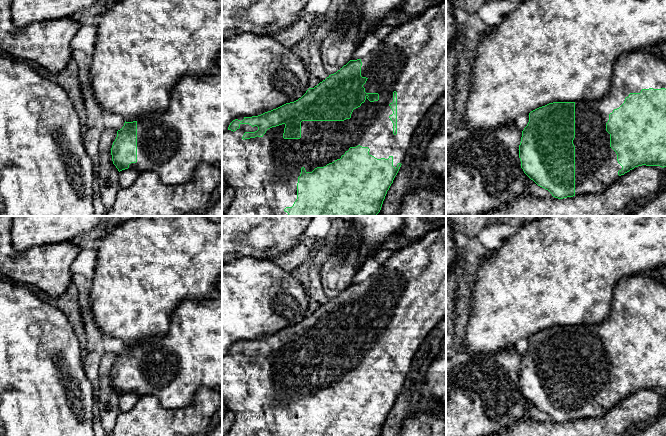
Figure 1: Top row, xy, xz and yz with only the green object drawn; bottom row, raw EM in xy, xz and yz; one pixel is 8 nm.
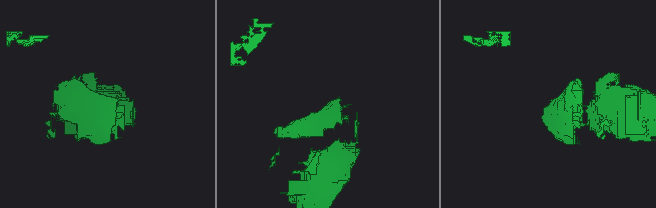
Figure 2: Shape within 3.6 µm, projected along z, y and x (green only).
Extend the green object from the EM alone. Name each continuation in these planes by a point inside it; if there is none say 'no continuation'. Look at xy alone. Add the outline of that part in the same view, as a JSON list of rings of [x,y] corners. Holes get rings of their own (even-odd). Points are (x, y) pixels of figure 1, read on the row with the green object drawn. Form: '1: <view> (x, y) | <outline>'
1: xy (172, 143) | [[[222,71],[209,75],[185,75],[171,91],[169,108],[153,112],[137,120],[137,162],[129,167],[140,173],[156,172],[166,185],[179,185],[190,181],[201,163],[222,164]]]

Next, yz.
1: yz (596, 167) | [[[640,51],[620,55],[612,68],[609,92],[593,101],[575,102],[575,195],[603,193],[619,177],[622,166],[617,161],[616,152],[610,147],[610,134],[606,131],[609,114],[619,108],[630,93],[640,93],[642,89],[666,89],[666,63],[655,53]]]

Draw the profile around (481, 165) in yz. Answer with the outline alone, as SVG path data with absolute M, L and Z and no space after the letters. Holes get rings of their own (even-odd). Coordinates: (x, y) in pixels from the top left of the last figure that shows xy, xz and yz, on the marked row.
M514 123L496 129L478 129L446 146L446 216L481 216L520 194L533 195L525 185L519 145L522 131Z

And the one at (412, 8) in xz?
M403 0L400 11L412 19L424 13L428 8L444 1L446 0Z

